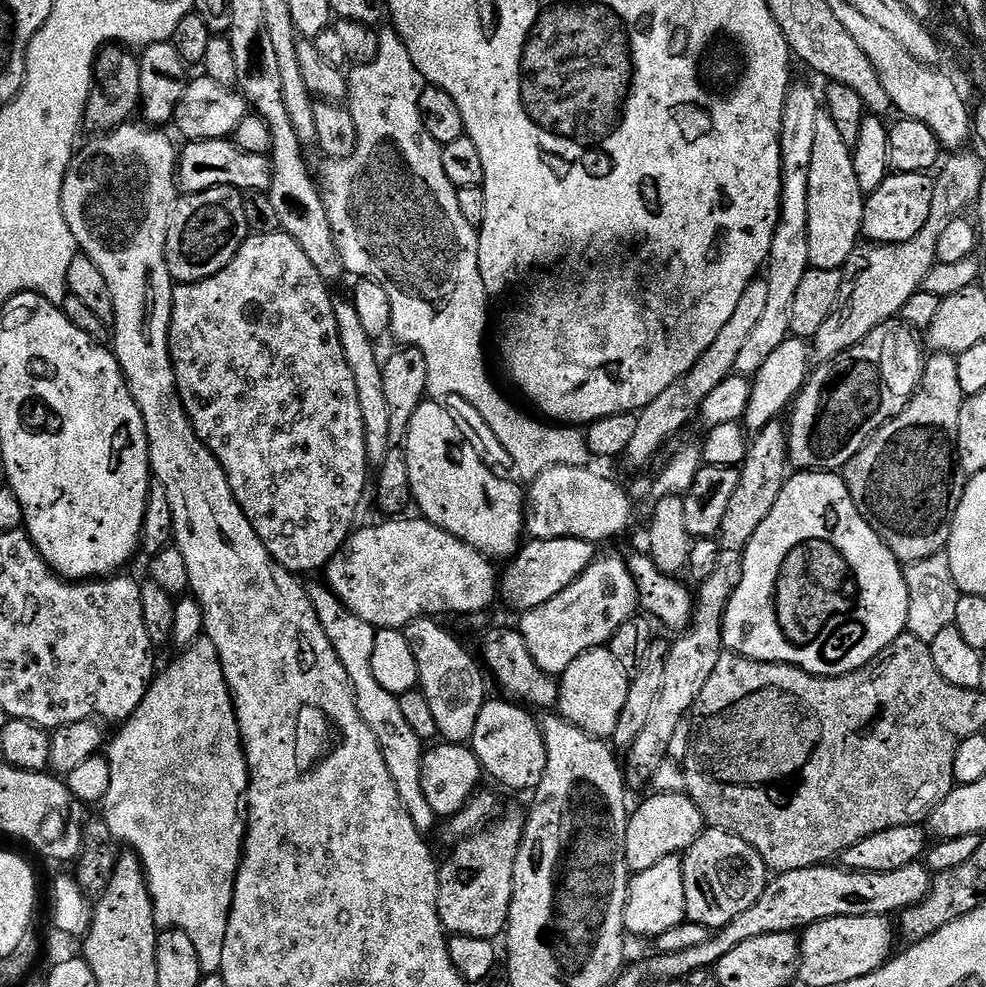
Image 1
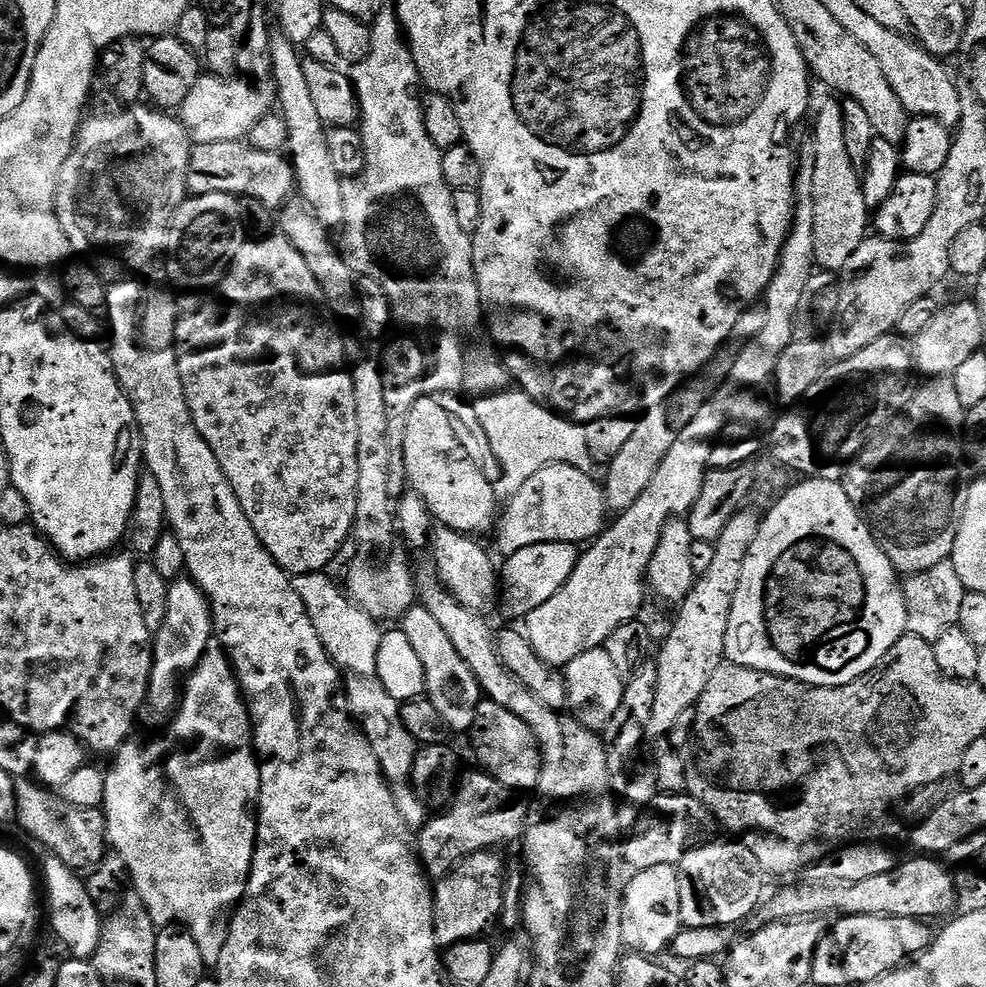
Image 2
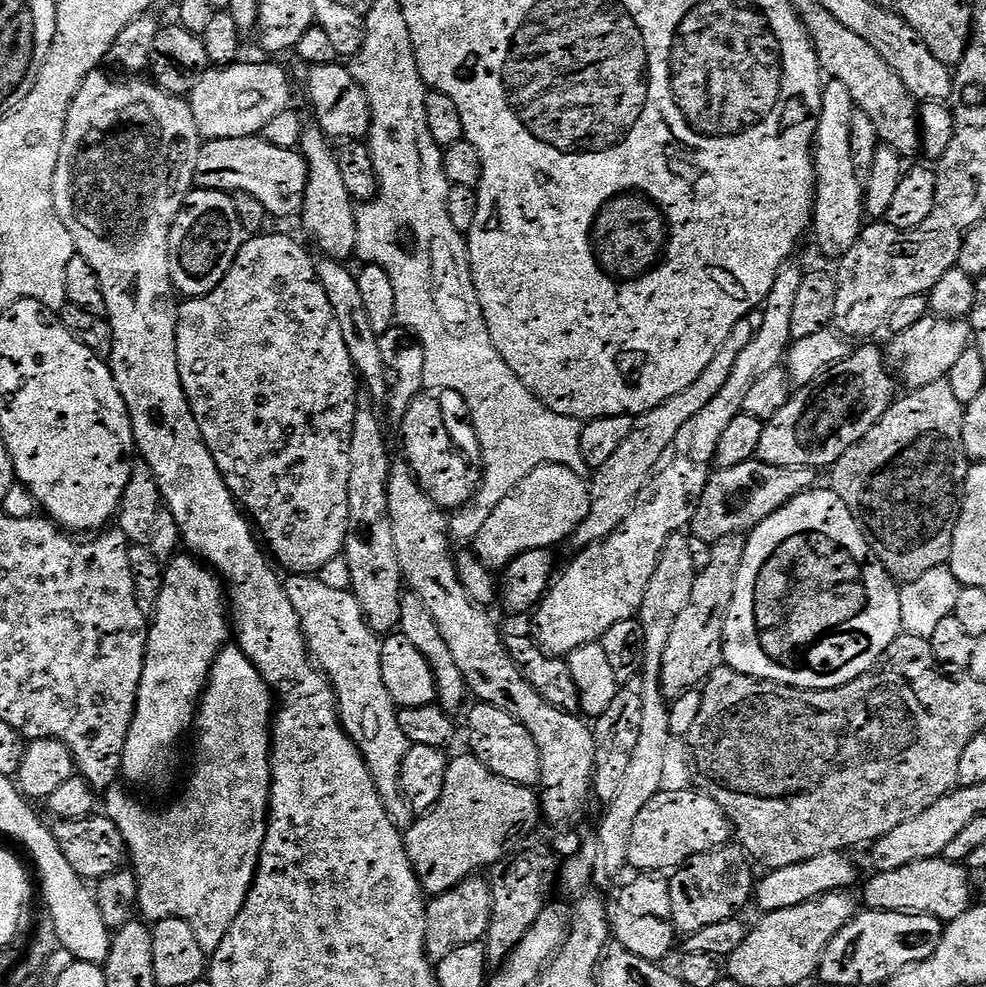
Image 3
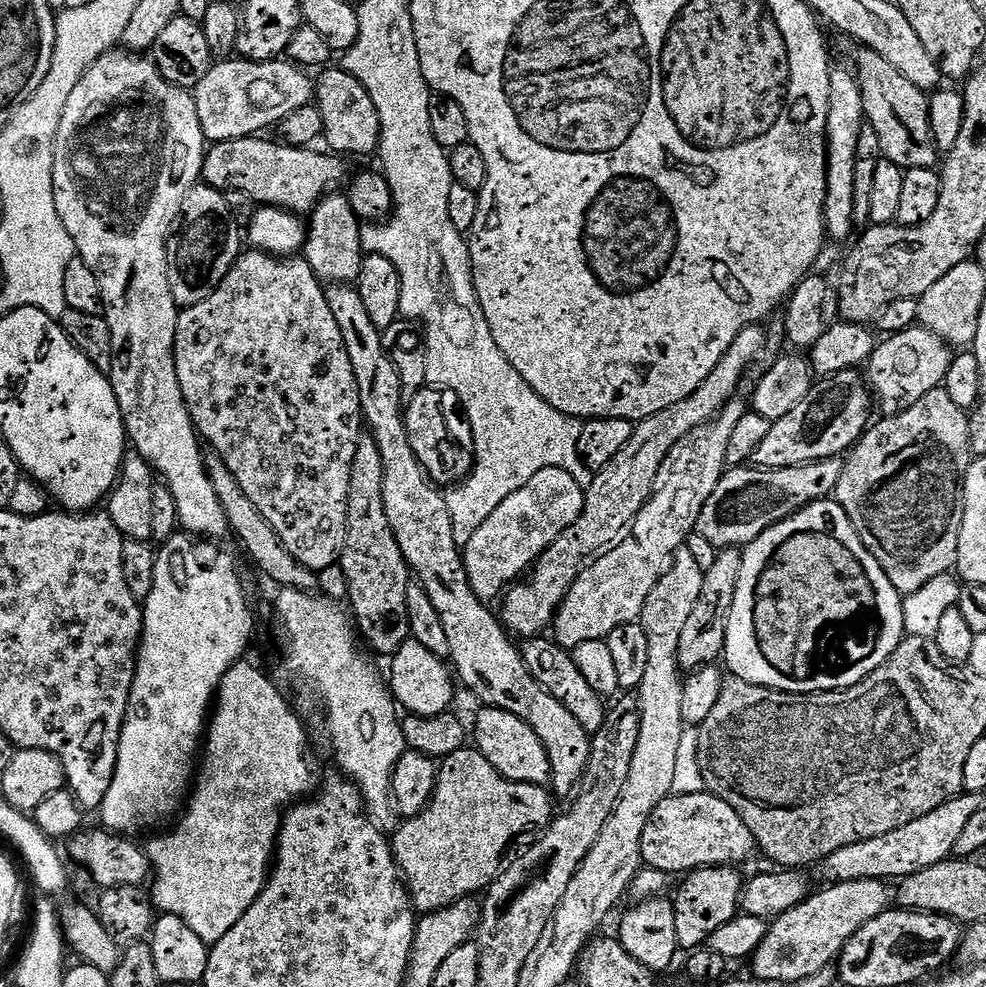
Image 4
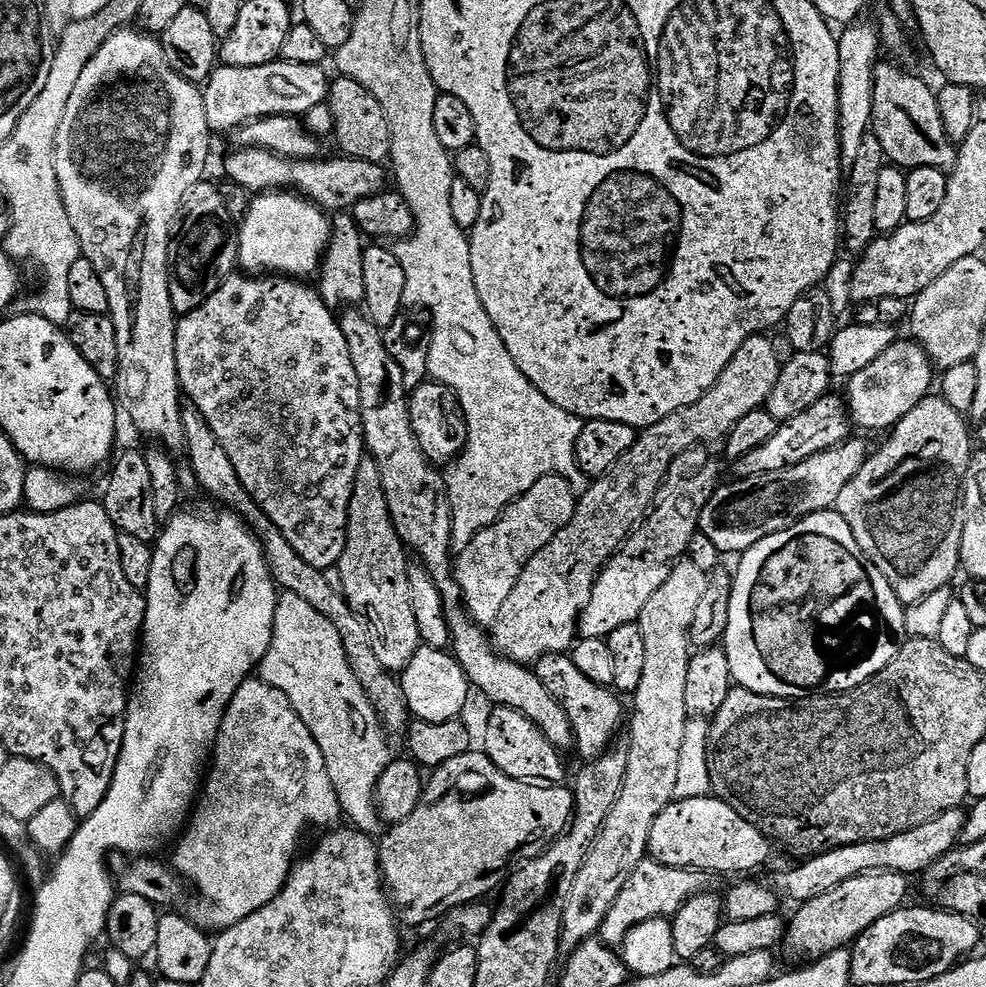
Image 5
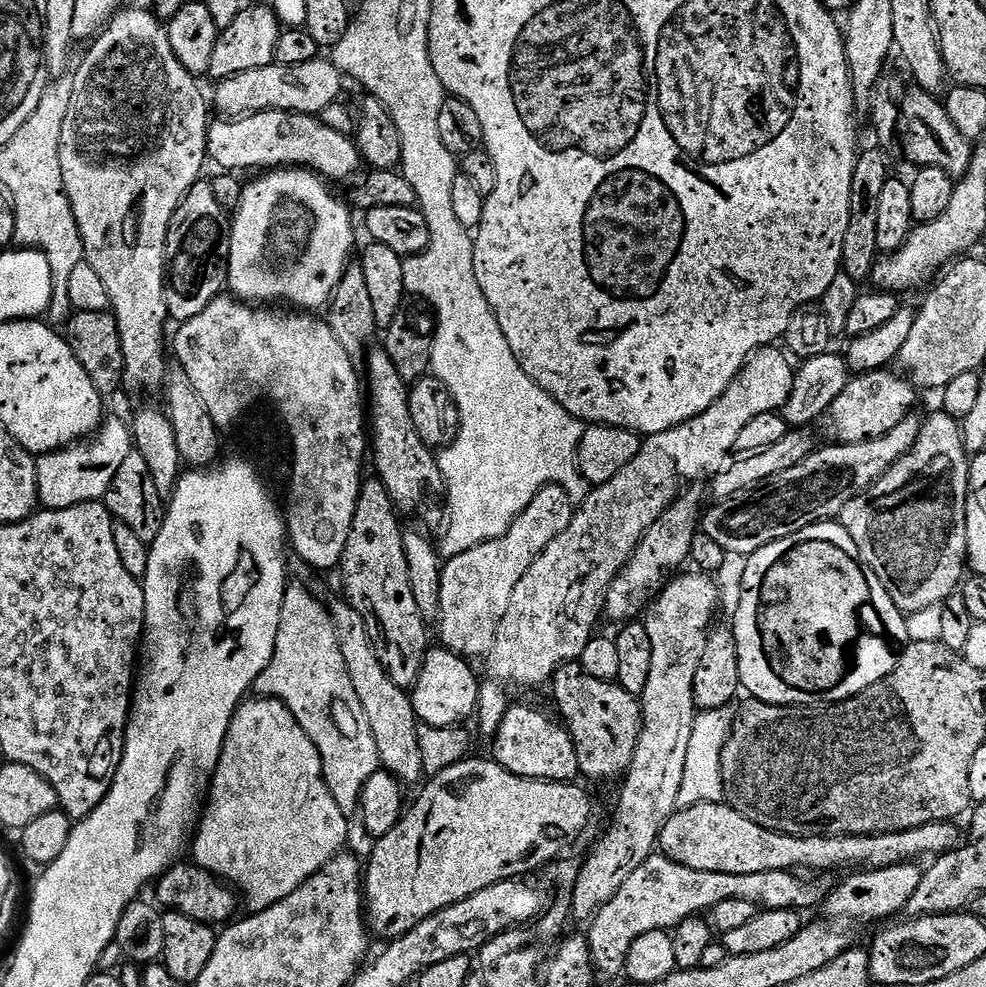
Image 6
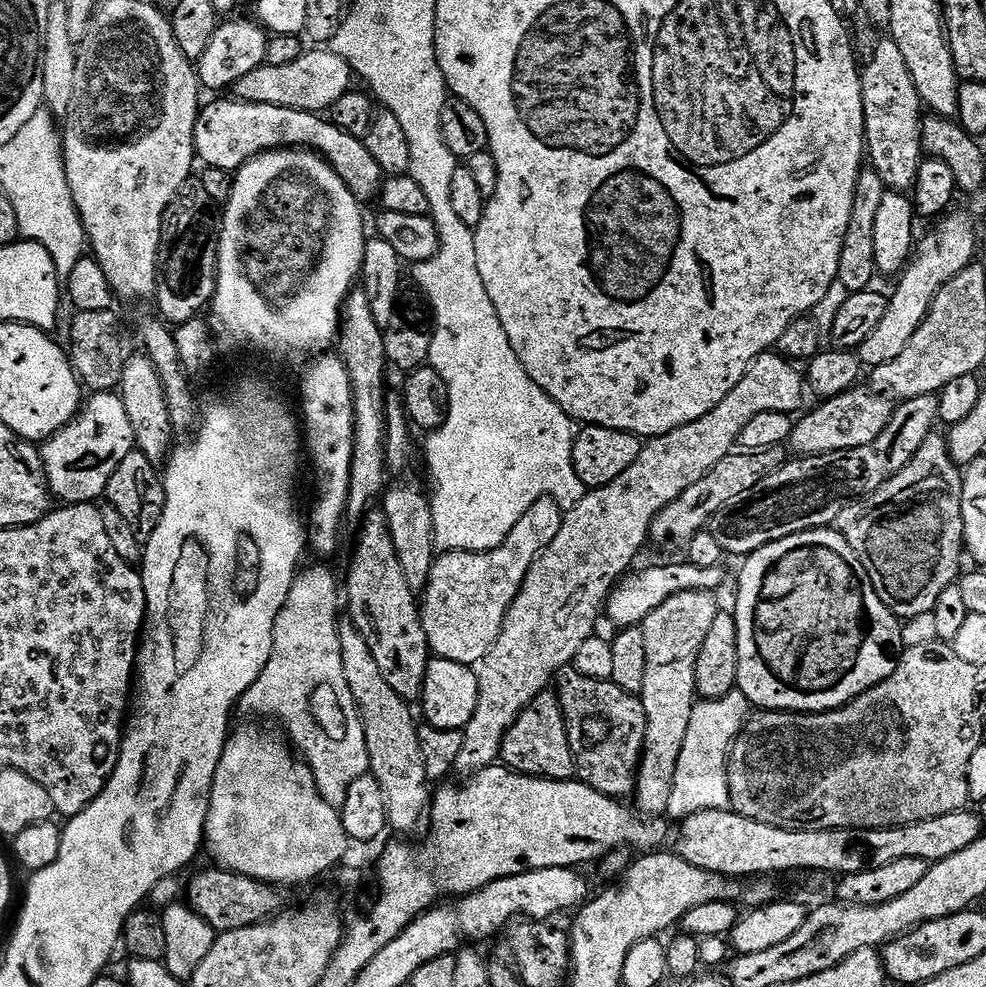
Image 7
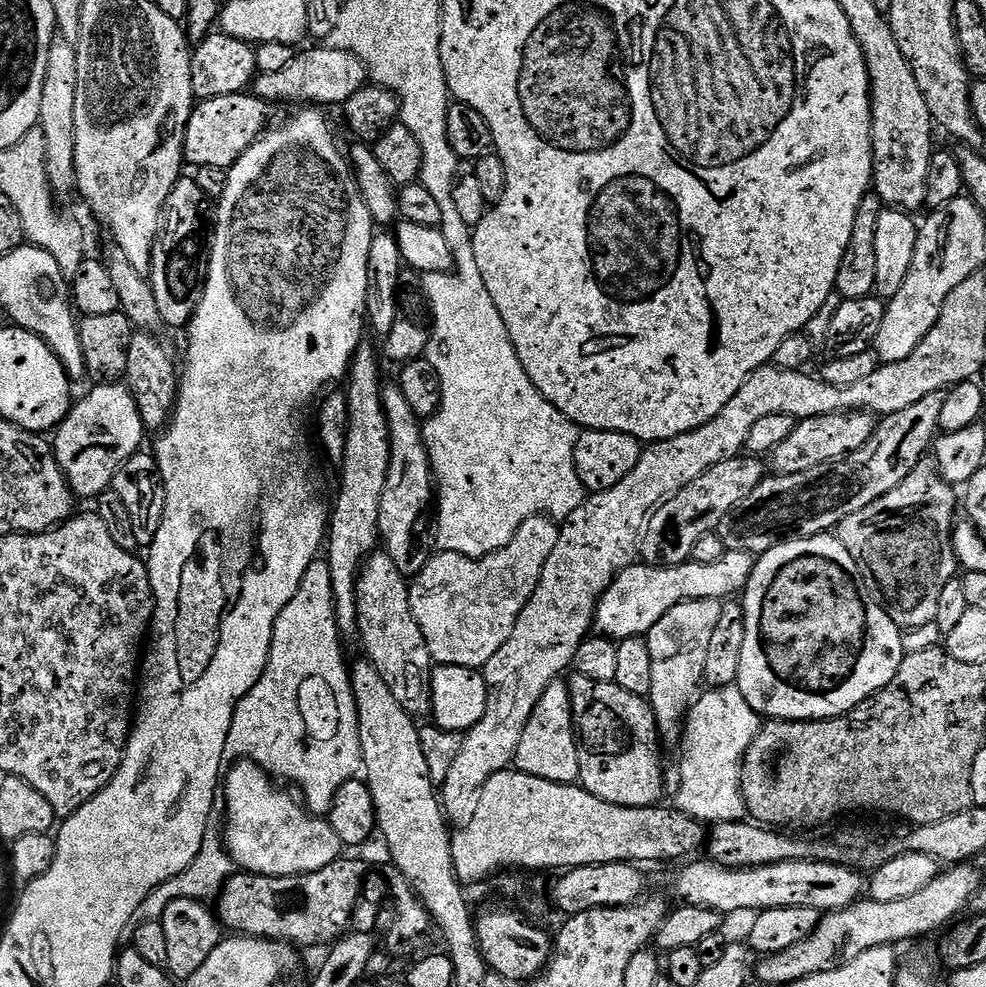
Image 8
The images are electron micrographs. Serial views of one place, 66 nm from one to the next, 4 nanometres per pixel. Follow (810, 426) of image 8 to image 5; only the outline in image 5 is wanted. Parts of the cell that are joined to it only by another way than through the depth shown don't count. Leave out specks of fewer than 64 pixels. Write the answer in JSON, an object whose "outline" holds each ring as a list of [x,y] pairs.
{"outline":[[[911,338],[897,339],[875,362],[870,362],[866,370],[858,370],[848,381],[846,403],[850,419],[857,429],[880,432],[896,427],[898,421],[906,418],[914,406],[918,406],[934,388],[934,365],[924,353],[924,347]]]}

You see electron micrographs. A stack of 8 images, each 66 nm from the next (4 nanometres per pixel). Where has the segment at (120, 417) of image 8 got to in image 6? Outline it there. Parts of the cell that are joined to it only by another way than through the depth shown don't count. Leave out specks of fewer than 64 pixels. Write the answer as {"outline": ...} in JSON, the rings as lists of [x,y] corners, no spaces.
{"outline":[[[109,415],[96,429],[94,438],[85,438],[77,443],[69,444],[67,448],[59,448],[57,452],[46,452],[36,456],[36,482],[39,503],[45,509],[62,510],[79,504],[94,504],[103,501],[104,495],[110,490],[110,482],[114,482],[114,474],[122,466],[124,459],[134,450],[132,429],[118,417]]]}

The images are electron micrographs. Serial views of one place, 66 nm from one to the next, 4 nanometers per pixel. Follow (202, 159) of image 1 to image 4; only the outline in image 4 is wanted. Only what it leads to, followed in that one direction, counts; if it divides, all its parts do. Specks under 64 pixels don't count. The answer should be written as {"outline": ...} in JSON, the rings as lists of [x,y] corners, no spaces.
{"outline":[[[254,135],[247,136],[246,138],[238,138],[237,140],[222,140],[213,143],[204,154],[204,171],[202,173],[203,183],[207,184],[209,188],[219,188],[220,191],[225,194],[229,192],[241,192],[242,194],[246,194],[257,205],[264,204],[263,206],[267,206],[268,208],[283,208],[284,211],[293,214],[310,214],[318,205],[320,205],[321,200],[335,189],[332,188],[335,184],[343,182],[345,161],[341,159],[339,155],[327,154],[328,156],[323,156],[322,153],[316,152],[320,150],[313,150],[312,148],[291,148],[289,144],[277,142],[275,139],[273,139],[274,141],[260,139],[264,138],[261,138],[259,135]]]}

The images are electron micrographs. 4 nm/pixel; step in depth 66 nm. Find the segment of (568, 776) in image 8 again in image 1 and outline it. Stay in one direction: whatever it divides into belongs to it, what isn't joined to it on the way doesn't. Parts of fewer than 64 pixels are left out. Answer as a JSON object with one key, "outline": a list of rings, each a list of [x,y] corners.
{"outline":[[[508,698],[499,699],[485,699],[482,710],[478,710],[478,722],[470,741],[472,753],[484,767],[484,775],[489,781],[497,780],[502,787],[509,788],[512,792],[531,793],[542,782],[542,774],[546,774],[546,742],[540,729],[540,720],[532,717],[535,715],[527,707]]]}

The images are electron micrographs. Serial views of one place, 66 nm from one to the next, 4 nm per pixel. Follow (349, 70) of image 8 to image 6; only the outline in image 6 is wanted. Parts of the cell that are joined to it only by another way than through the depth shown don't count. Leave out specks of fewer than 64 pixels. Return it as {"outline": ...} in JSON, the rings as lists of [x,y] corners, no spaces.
{"outline":[[[317,58],[310,62],[302,62],[302,66],[282,66],[275,62],[262,66],[258,70],[246,70],[242,74],[234,74],[230,78],[219,81],[215,85],[216,87],[216,104],[214,100],[214,108],[216,108],[221,117],[235,118],[238,116],[251,116],[253,112],[269,112],[271,108],[274,110],[286,110],[287,112],[306,112],[309,114],[319,114],[322,110],[326,110],[326,106],[330,106],[335,100],[341,99],[342,93],[340,93],[340,80],[342,81],[342,73],[340,73],[335,66],[333,66],[331,59]]]}

